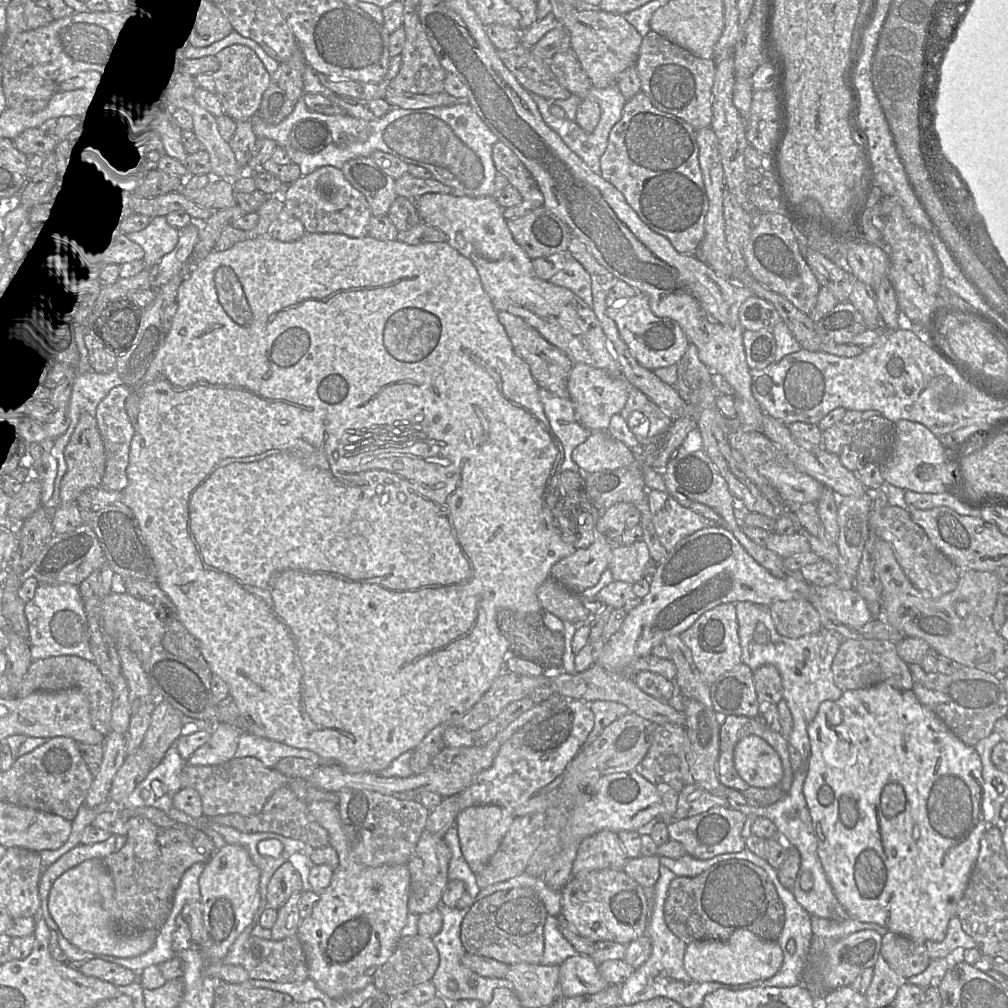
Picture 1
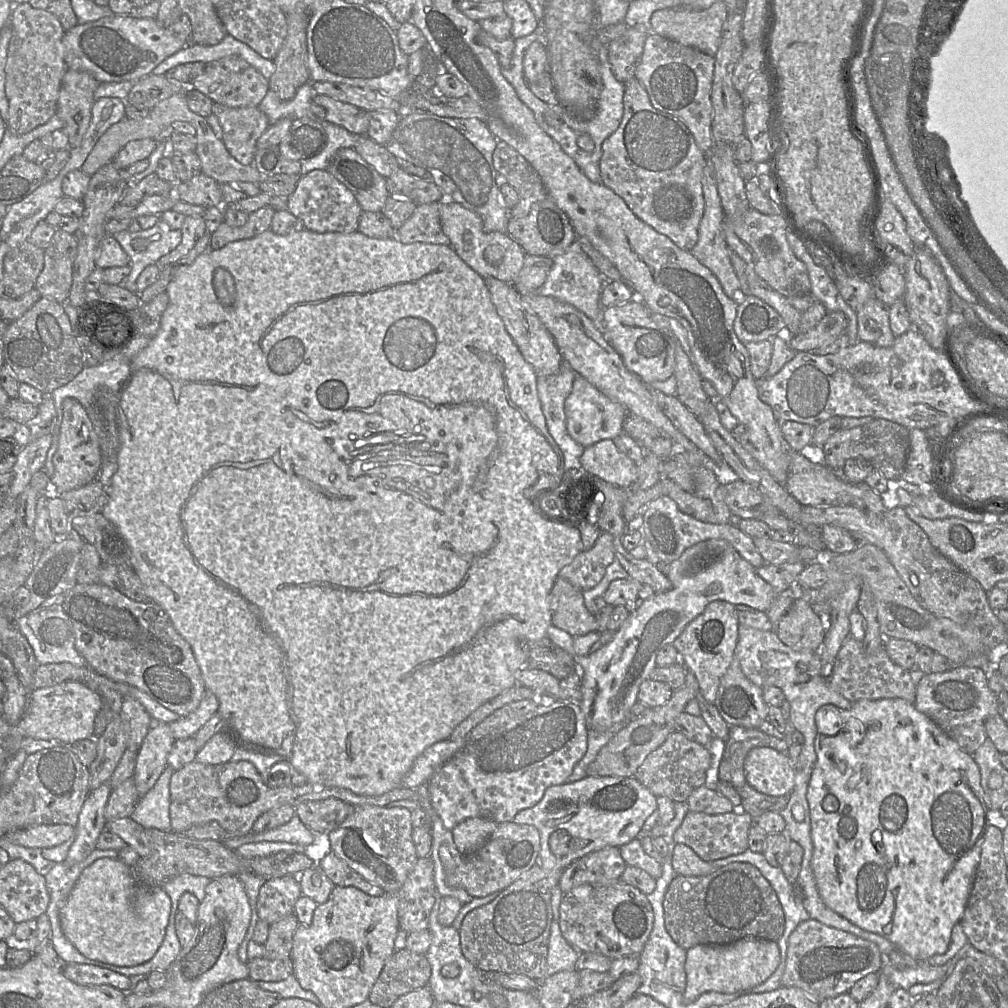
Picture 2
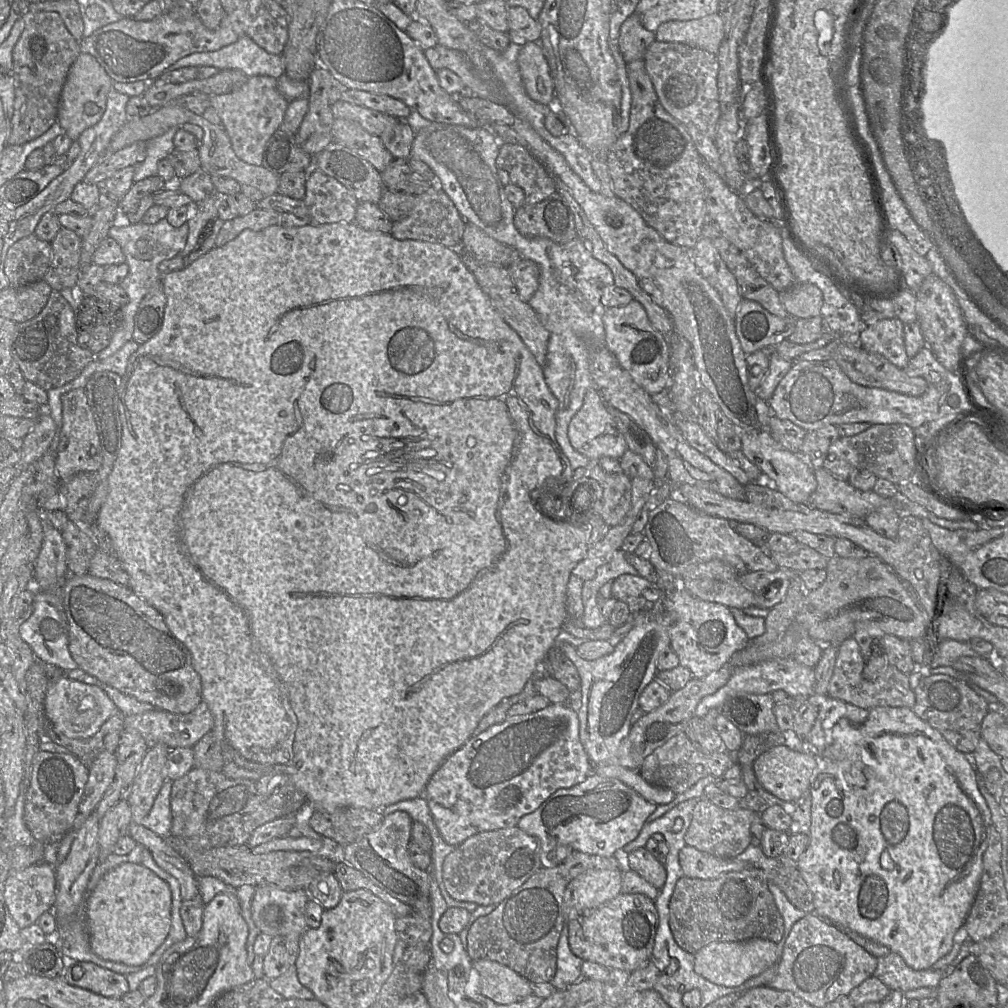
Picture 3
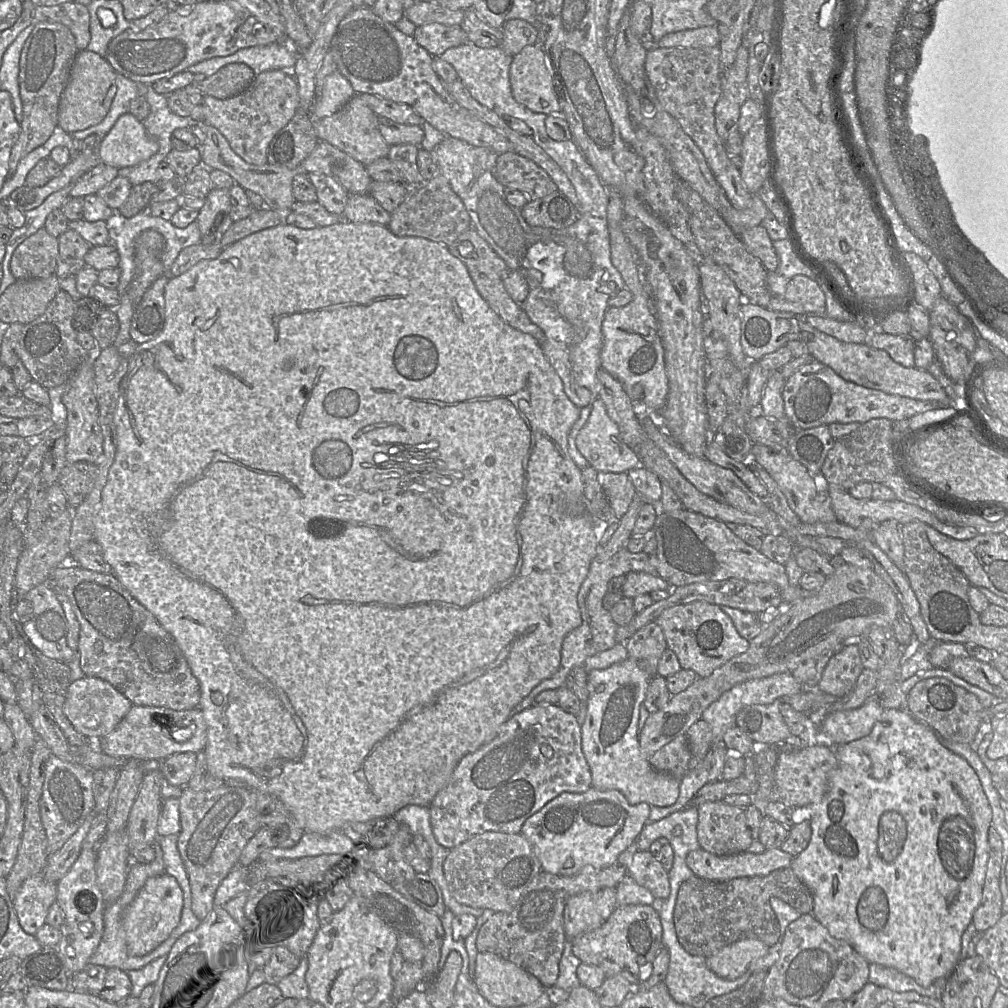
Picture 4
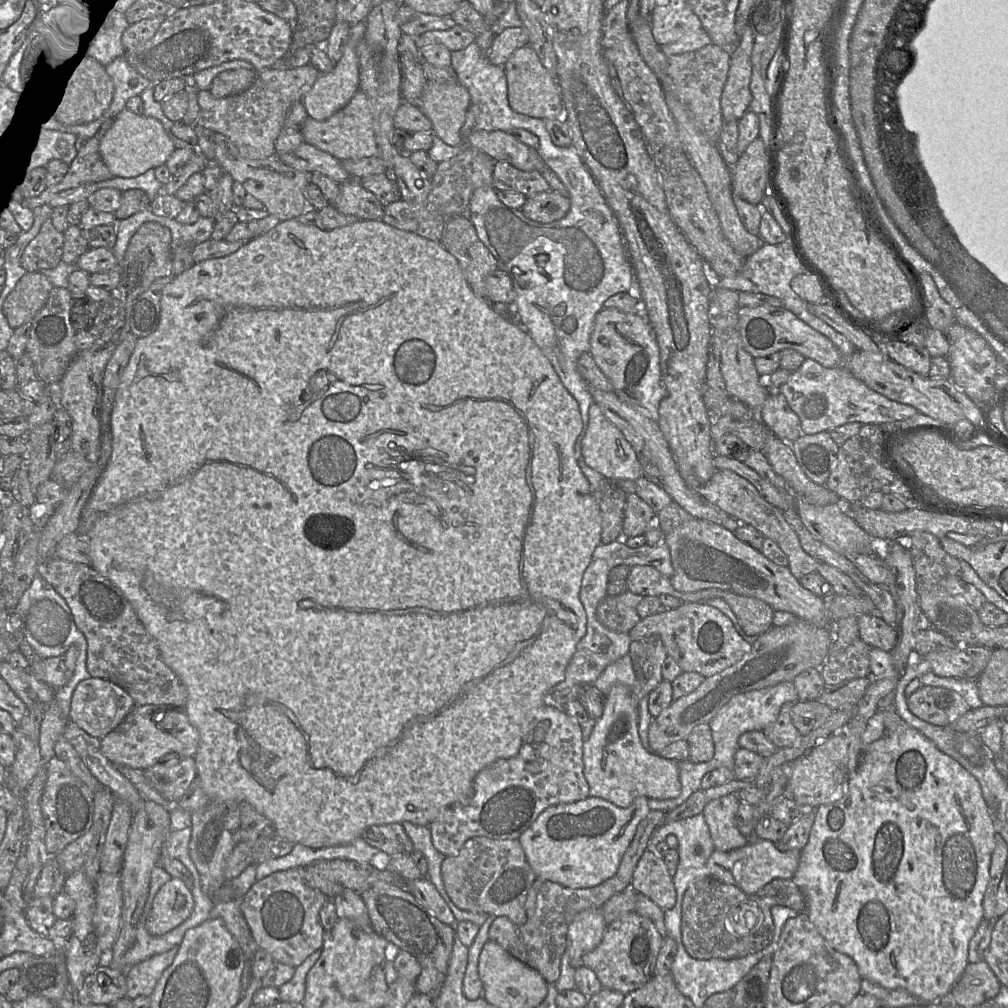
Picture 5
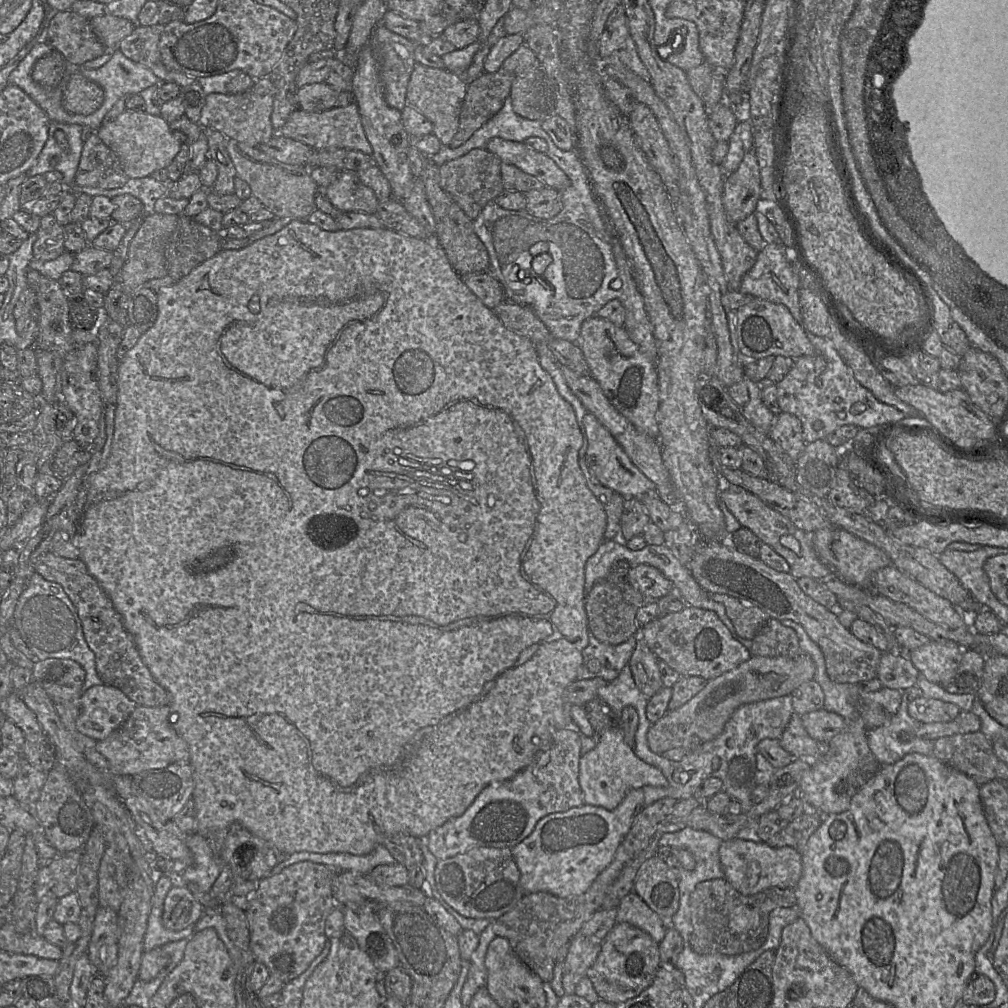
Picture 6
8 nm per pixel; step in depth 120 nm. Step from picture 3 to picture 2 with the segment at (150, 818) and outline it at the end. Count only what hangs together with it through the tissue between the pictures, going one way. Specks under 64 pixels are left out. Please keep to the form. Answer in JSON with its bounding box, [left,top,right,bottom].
[130,765,175,831]

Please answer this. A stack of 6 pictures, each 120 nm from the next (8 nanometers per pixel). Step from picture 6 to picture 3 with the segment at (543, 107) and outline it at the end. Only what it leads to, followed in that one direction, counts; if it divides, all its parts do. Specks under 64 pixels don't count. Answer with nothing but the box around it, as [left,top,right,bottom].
[517,42,554,105]

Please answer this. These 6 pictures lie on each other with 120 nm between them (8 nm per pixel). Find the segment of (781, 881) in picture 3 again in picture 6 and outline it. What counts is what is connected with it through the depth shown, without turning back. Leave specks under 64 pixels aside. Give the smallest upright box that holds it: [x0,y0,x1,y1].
[689,878,796,955]

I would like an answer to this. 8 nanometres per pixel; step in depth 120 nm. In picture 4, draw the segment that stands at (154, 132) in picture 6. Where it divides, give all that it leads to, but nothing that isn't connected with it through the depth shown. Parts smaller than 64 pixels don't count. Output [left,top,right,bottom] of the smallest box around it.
[99,113,159,169]

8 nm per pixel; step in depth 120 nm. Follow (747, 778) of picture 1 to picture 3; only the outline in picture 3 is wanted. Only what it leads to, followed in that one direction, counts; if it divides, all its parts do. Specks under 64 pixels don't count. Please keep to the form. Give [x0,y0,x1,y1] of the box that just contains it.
[753,745,818,804]

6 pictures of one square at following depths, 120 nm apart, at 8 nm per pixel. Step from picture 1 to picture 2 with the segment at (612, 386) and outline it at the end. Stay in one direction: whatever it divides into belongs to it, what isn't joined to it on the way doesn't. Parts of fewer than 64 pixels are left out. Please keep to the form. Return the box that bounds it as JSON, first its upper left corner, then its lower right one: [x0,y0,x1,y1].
[565,375,627,448]

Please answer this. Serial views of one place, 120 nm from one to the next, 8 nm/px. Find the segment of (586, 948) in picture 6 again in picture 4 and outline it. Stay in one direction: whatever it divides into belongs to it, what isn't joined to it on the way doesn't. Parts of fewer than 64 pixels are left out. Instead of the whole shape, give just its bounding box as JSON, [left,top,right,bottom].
[564,887,616,940]

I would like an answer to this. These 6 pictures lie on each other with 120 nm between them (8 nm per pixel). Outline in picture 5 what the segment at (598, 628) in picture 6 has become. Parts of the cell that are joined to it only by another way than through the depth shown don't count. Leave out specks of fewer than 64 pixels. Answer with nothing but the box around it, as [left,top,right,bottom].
[597,591,644,633]

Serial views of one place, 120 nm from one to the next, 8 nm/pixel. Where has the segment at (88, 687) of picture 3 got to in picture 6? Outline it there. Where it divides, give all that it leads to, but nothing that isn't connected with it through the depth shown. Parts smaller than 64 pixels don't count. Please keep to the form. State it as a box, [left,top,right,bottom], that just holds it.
[77,686,136,741]

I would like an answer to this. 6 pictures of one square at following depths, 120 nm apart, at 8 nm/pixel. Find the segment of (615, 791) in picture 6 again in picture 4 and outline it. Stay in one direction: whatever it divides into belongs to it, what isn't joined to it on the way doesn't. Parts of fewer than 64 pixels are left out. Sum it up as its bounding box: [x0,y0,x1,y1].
[581,658,681,807]

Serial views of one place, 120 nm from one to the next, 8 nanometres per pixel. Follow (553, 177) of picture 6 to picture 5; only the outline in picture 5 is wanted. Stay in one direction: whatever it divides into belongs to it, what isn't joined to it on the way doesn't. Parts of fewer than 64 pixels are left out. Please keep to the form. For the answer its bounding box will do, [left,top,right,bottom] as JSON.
[465,129,547,171]

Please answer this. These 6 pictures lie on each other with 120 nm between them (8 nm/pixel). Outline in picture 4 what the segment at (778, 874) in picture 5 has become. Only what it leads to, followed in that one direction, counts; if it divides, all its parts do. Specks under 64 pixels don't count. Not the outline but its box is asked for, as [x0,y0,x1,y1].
[686,848,793,881]

